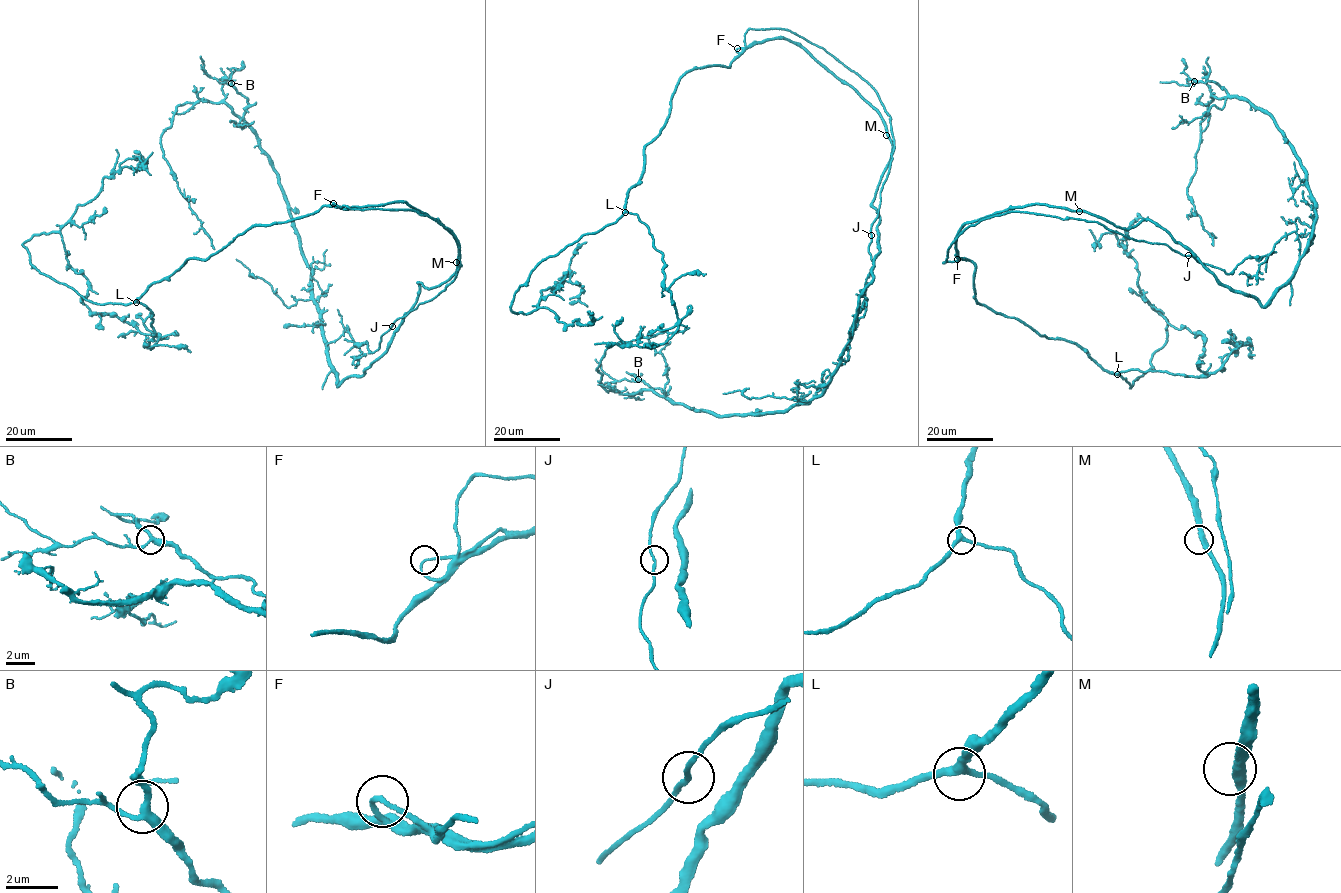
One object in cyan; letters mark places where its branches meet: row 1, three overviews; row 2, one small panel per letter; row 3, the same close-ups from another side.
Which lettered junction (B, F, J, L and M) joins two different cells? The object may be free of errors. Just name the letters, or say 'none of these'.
none of these

